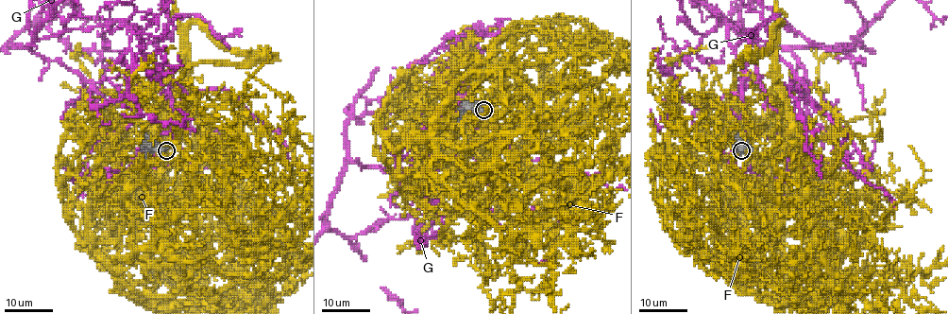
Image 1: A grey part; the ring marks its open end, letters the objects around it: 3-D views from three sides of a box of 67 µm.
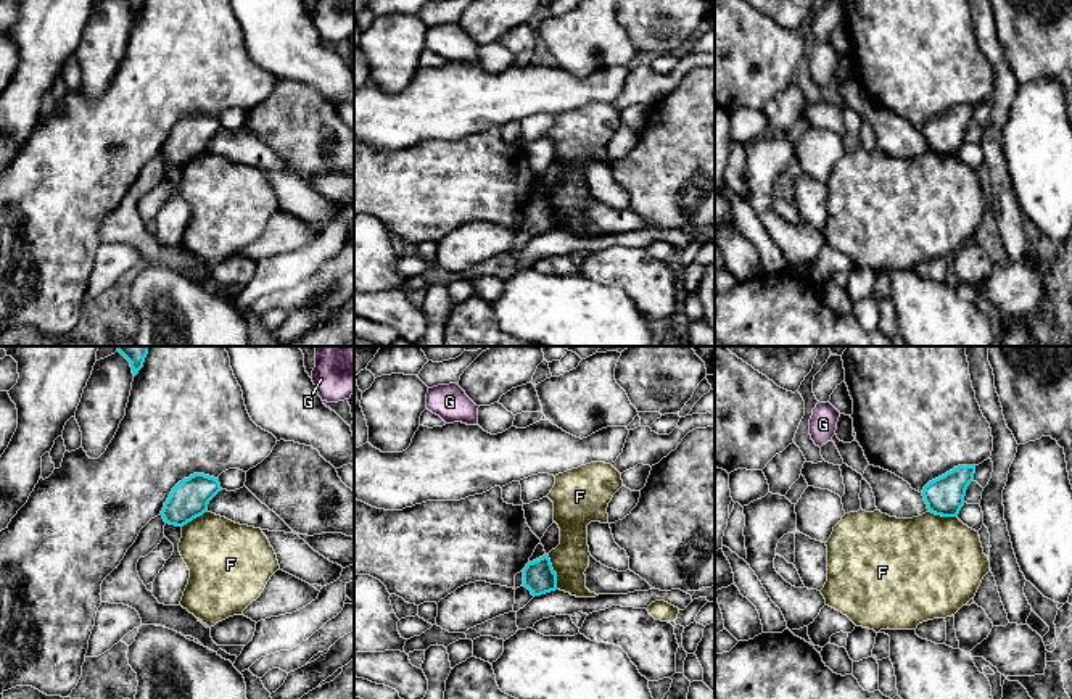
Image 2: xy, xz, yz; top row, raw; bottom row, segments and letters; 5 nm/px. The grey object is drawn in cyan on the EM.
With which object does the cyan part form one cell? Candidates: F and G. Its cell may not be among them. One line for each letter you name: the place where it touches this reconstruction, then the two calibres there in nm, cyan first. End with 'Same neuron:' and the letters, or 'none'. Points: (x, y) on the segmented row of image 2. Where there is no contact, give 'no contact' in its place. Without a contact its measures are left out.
Same neuron: none

